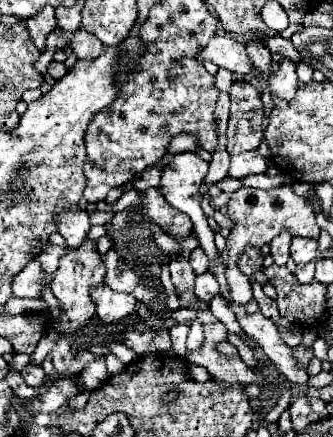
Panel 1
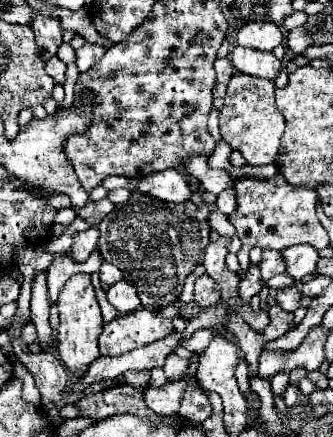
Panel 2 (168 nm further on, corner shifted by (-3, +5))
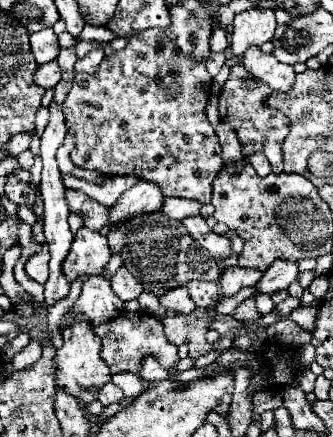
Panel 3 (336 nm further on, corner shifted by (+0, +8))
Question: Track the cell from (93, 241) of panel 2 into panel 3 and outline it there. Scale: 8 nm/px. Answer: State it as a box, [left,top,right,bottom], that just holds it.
[64,228,112,280]

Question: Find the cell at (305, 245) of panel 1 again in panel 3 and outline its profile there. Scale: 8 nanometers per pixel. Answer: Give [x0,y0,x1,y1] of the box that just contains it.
[256,260,298,294]

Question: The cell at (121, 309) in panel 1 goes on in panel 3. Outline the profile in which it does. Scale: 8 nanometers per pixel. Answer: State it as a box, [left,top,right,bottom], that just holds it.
[112,266,142,300]

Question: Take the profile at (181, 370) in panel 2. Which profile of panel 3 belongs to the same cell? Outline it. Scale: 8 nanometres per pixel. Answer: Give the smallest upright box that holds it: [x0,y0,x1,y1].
[96,314,180,374]

